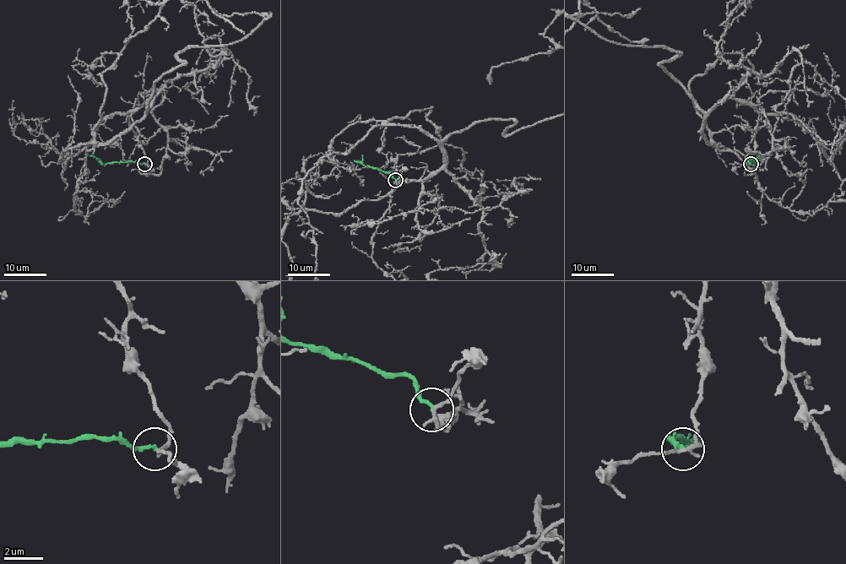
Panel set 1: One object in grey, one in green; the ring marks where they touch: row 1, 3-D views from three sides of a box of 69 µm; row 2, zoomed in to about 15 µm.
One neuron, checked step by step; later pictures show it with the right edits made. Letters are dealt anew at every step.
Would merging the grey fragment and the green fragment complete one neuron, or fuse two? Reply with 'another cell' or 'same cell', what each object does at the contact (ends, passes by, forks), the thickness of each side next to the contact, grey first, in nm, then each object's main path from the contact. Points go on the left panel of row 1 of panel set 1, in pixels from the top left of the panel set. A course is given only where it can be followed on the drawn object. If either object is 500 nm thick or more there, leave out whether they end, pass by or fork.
another cell; grey passes by; green ends; calibres 170 and 190 nm; course green (144, 164), (134, 161), (104, 164), (89, 155)

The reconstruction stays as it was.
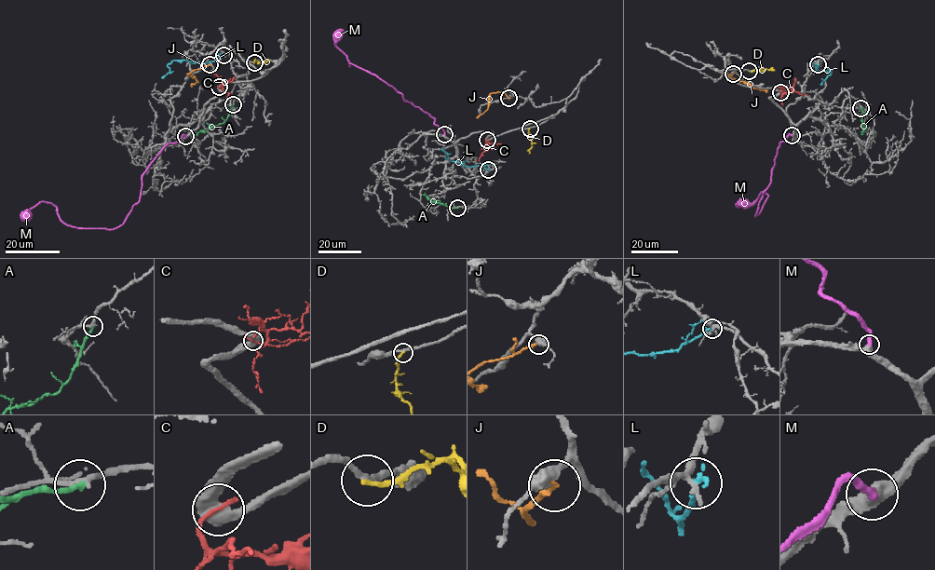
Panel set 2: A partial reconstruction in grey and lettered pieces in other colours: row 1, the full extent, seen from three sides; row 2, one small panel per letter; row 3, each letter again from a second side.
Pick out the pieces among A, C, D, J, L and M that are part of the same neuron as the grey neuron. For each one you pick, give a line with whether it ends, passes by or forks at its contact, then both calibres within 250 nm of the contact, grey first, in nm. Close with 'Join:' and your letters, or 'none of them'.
M: It ends there. Thickness 440 nm (grey) against 320 nm
Join: M

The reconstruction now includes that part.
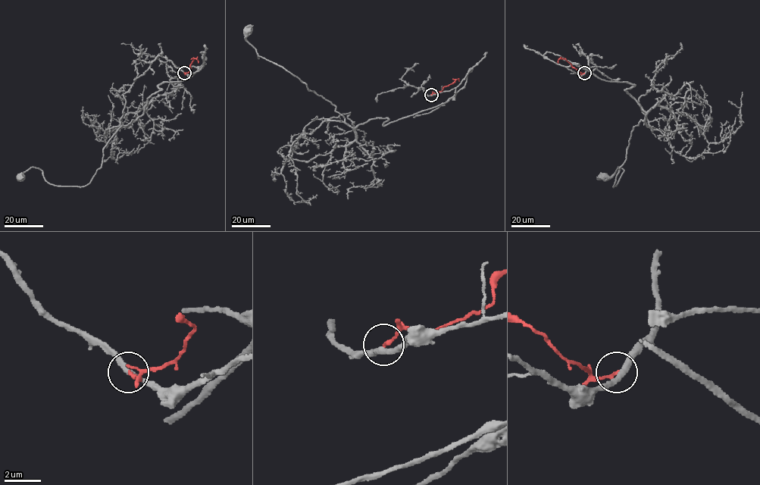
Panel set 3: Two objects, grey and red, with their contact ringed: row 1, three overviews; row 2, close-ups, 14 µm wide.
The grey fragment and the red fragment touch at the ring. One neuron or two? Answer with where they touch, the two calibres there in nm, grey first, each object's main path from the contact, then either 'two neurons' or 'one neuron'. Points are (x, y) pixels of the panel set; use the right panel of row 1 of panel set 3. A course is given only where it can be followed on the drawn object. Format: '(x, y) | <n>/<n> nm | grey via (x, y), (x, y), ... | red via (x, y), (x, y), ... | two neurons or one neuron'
(584, 73) | 280/170 nm | grey via (584, 73), (567, 67), (631, 83), (625, 90), (646, 114), (615, 186), (618, 167), (596, 179) | red via (584, 73), (564, 58), (559, 58), (558, 63) | two neurons

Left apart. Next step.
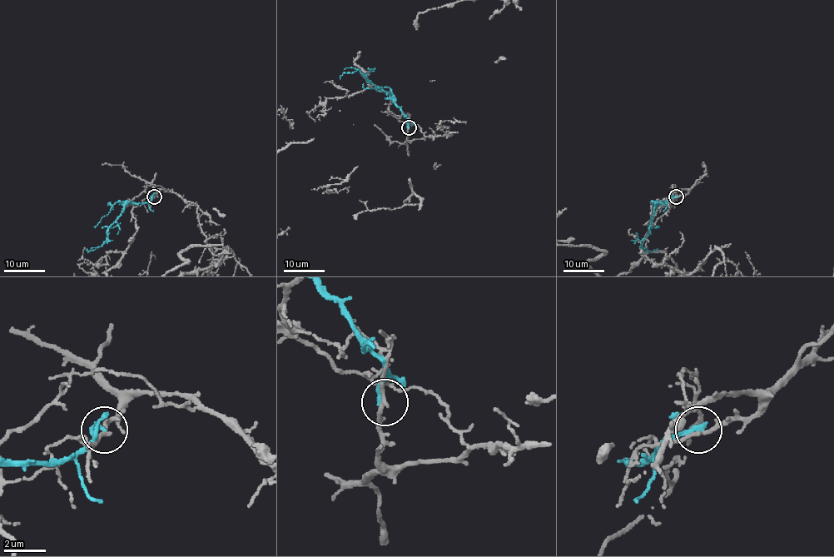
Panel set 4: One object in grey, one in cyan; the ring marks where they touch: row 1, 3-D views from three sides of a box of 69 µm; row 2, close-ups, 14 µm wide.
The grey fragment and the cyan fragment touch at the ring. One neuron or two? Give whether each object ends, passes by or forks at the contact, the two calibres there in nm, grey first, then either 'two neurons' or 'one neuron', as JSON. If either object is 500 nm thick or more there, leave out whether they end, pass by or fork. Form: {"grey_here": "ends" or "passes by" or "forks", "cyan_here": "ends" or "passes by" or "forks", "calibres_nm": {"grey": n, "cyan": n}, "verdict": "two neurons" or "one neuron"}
{"grey_here": "passes by", "cyan_here": "ends", "calibres_nm": {"grey": 180, "cyan": 240}, "verdict": "two neurons"}

